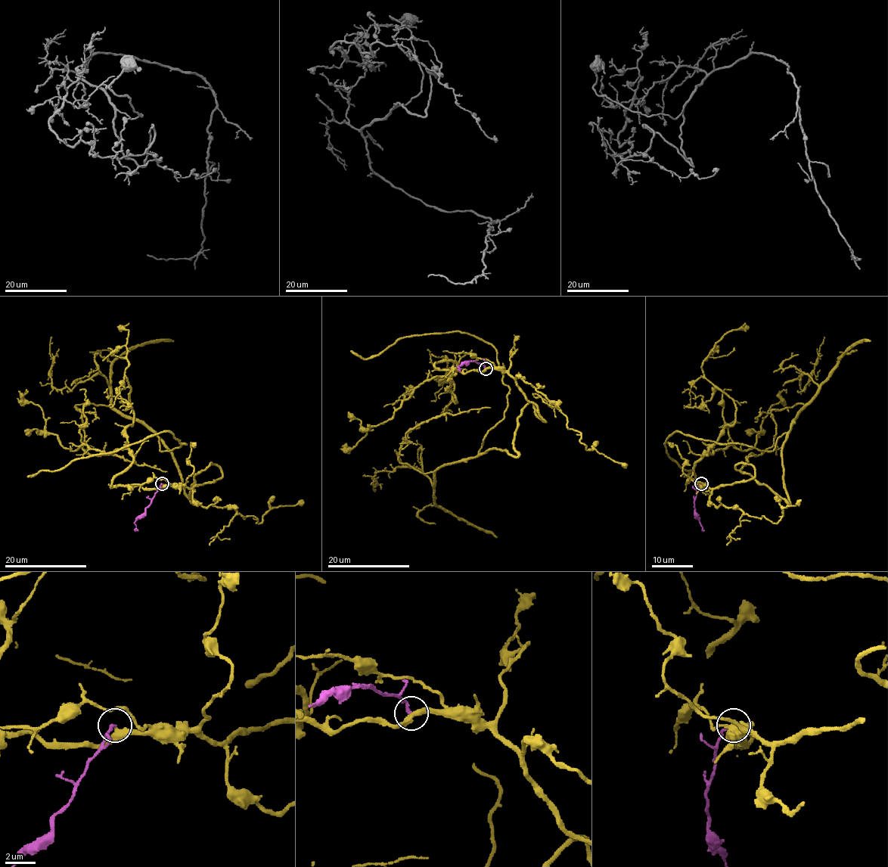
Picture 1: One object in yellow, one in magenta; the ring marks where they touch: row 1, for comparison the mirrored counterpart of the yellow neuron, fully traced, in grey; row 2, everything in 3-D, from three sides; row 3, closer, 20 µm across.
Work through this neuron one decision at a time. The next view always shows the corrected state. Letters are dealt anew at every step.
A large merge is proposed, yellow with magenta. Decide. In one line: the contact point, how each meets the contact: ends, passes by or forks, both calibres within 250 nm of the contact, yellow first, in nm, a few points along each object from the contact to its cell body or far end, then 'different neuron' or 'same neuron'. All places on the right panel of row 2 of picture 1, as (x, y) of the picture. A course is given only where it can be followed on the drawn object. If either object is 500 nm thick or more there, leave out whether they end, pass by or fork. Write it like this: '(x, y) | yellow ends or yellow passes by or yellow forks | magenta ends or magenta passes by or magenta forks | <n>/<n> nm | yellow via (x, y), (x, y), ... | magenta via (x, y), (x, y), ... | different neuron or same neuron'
(701, 483) | yellow passes by | magenta ends | 280/180 nm | yellow via (701, 484), (750, 480), (746, 463), (789, 503), (786, 434), (760, 451), (677, 431), (684, 477) | magenta via (701, 484), (697, 491), (694, 508), (703, 531) | same neuron

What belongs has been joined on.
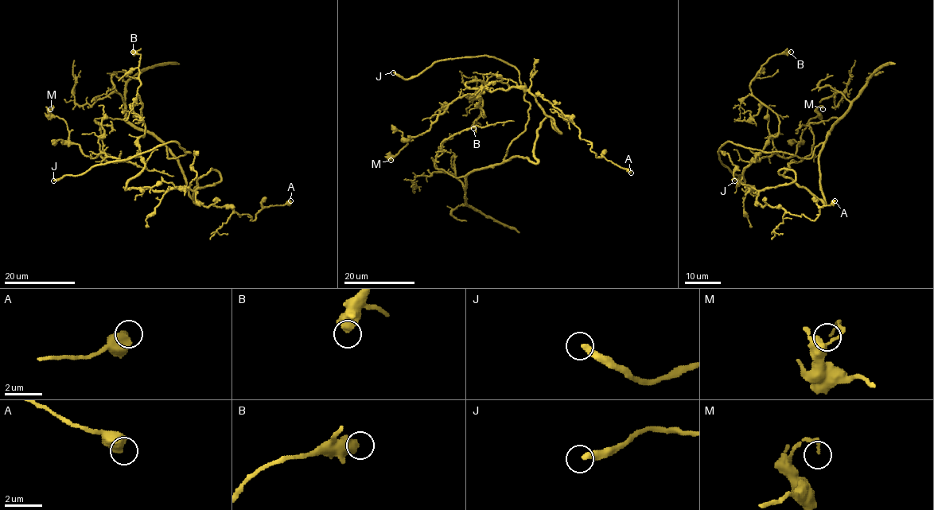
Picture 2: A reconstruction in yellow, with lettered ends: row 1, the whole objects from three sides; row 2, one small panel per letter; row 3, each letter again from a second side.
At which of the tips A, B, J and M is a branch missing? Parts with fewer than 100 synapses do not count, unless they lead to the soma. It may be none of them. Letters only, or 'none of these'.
J

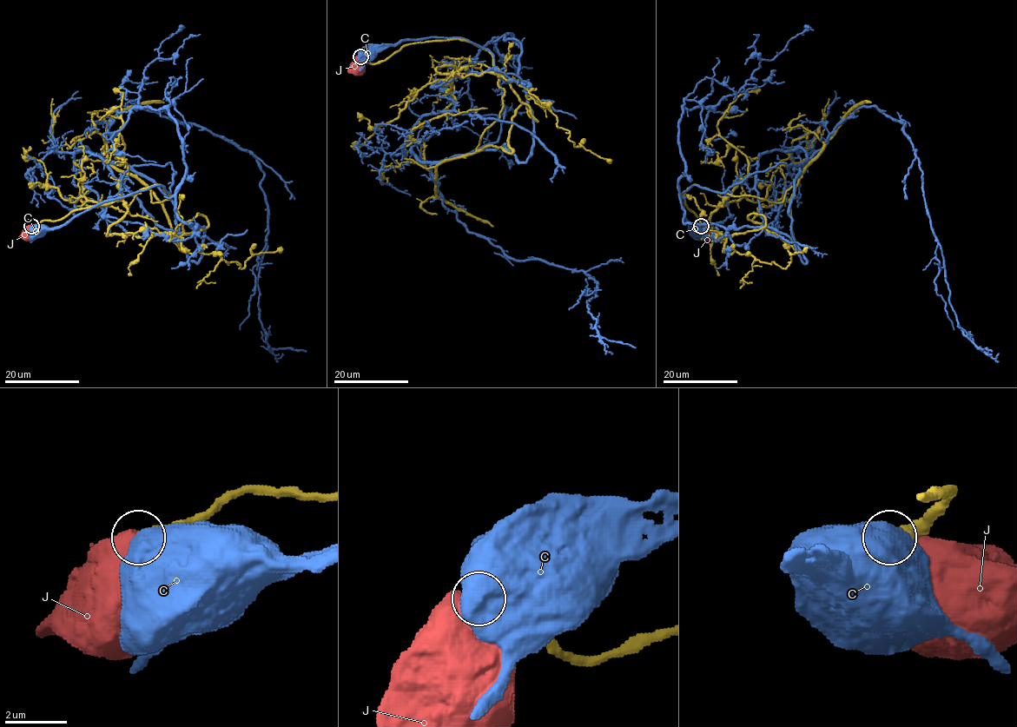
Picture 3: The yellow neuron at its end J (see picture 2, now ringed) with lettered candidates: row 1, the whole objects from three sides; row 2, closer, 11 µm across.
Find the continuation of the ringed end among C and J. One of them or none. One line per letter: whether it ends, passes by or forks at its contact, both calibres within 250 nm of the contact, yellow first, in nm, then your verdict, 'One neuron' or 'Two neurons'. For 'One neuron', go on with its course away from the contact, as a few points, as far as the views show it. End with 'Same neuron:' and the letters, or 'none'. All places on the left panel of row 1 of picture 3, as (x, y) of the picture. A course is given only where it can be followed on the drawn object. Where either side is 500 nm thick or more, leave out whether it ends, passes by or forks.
C: Thickness 550 nm (yellow) against 1000 nm. Two neurons
J: Thickness 440 nm (yellow) against 800 nm. One neuron
Same neuron: J

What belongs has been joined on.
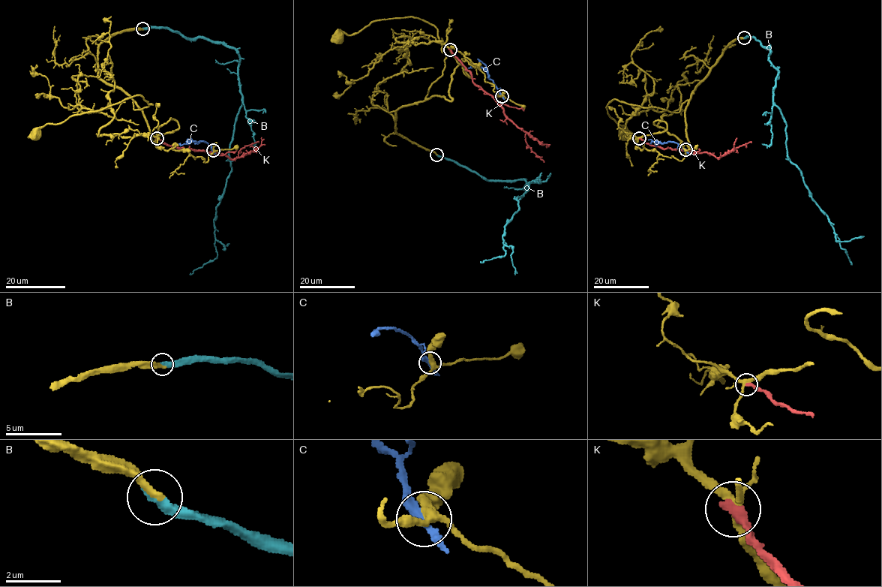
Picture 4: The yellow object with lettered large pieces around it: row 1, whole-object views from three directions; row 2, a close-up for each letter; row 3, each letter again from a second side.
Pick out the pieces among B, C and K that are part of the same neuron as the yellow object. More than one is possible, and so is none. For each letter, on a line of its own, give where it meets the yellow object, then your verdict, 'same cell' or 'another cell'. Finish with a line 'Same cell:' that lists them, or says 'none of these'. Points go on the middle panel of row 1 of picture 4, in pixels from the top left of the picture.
B: meets yellow at (436, 155); same cell
C: meets yellow at (502, 96); another cell
K: meets yellow at (450, 49); another cell
Same cell: B

